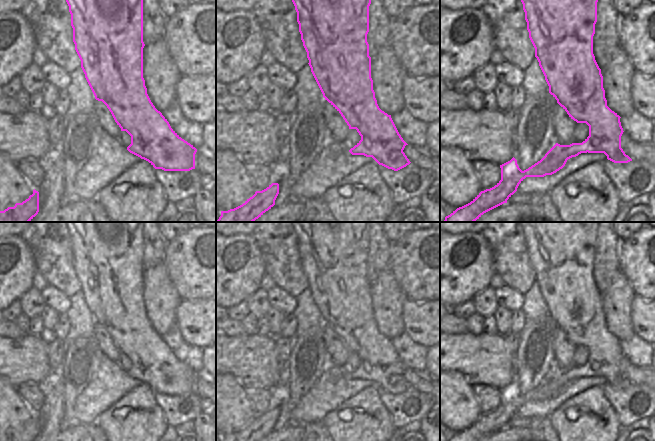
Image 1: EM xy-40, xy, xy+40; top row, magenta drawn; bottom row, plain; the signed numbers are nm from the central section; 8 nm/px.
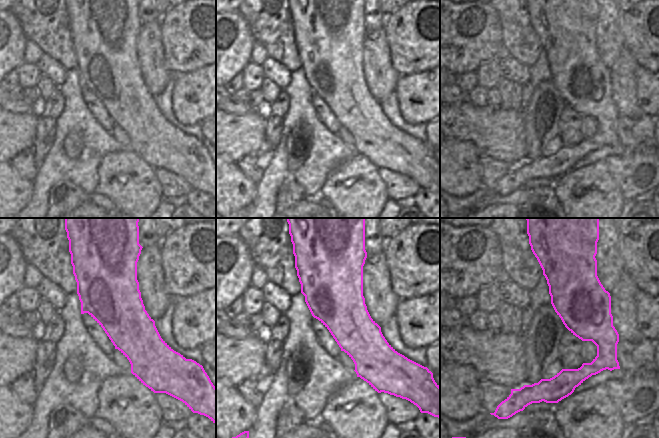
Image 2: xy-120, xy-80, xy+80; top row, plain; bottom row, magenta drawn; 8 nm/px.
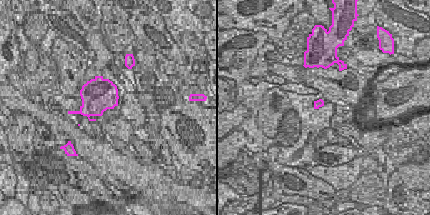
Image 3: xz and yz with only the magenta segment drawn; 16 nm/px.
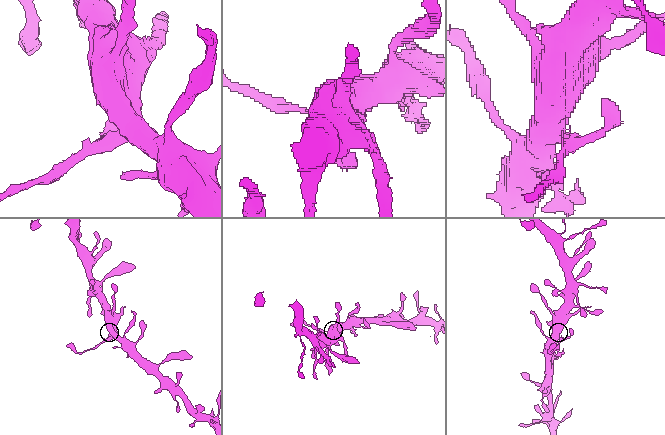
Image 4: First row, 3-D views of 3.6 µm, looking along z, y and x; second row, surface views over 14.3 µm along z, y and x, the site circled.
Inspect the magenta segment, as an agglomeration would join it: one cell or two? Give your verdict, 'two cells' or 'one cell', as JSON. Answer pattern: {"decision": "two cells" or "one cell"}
{"decision": "two cells"}

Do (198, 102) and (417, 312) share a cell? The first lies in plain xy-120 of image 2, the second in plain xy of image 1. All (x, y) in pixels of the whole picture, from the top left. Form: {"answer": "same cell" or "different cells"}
{"answer": "same cell"}

